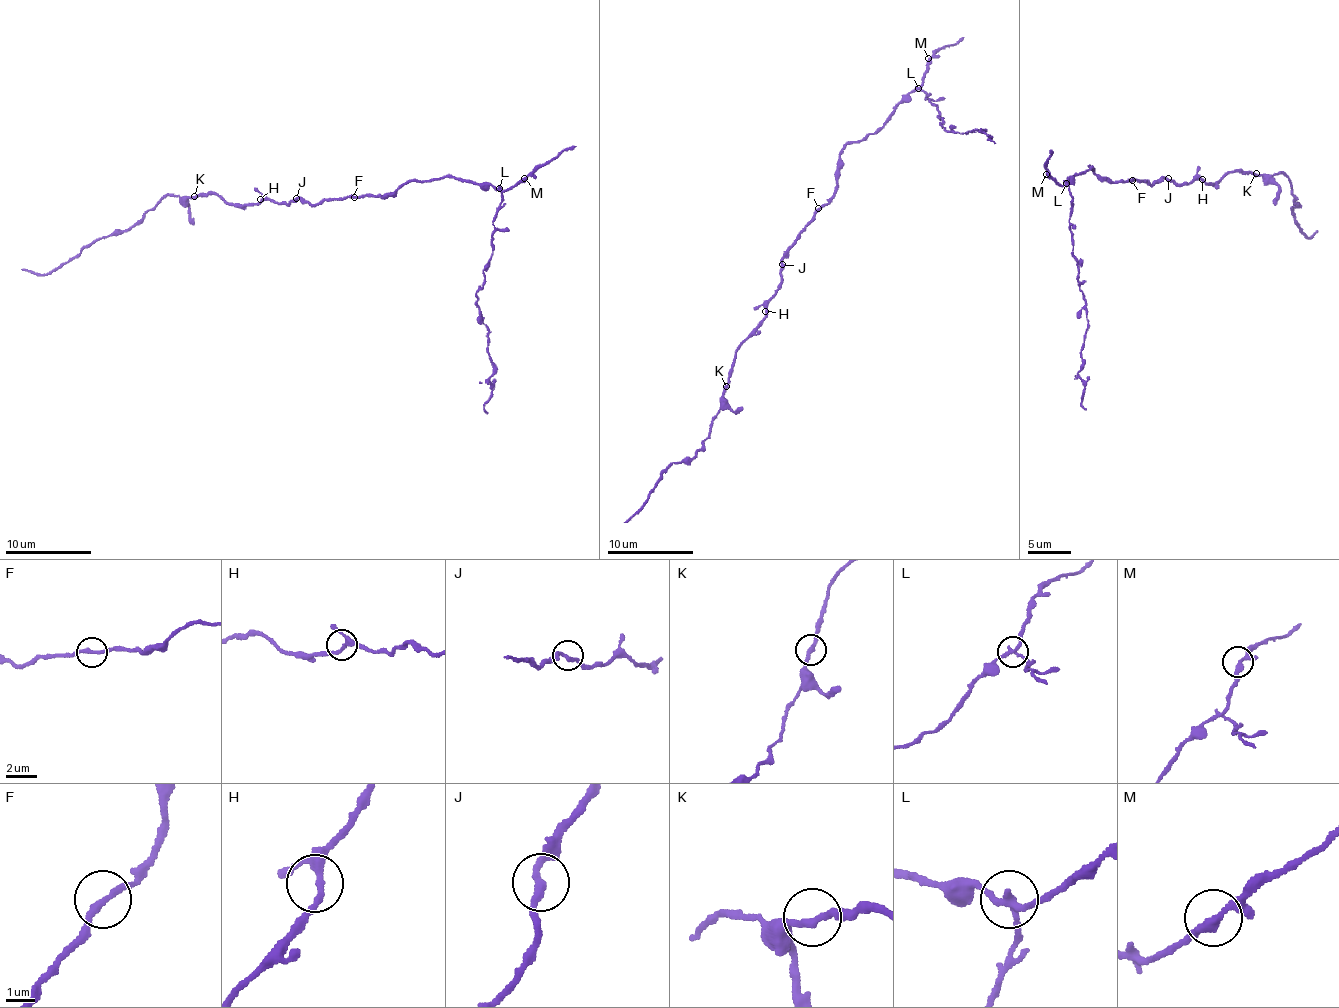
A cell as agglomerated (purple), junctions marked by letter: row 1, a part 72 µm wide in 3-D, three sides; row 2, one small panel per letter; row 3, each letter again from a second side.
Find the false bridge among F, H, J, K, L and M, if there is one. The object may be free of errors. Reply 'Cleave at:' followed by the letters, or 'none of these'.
Cleave at: L

